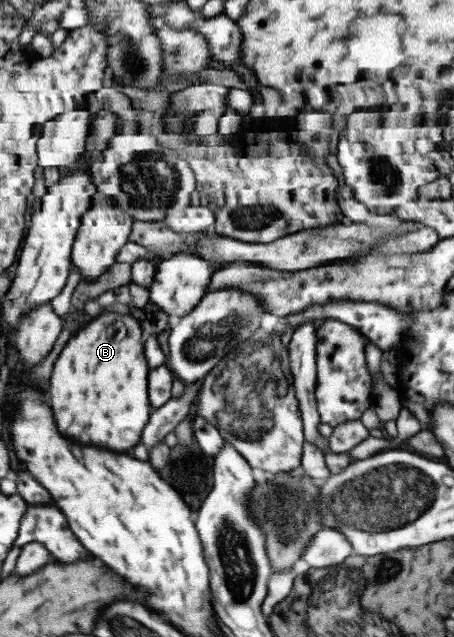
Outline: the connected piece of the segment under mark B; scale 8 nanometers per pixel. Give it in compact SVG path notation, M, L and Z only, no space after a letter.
M104 309L99 315L97 319L86 323L77 335L73 335L60 351L49 380L48 402L52 408L55 407L55 419L59 419L59 431L63 431L63 435L85 445L101 445L111 451L127 451L139 441L141 429L149 421L148 395L145 391L147 361L139 341L141 329L129 315L109 313Z

